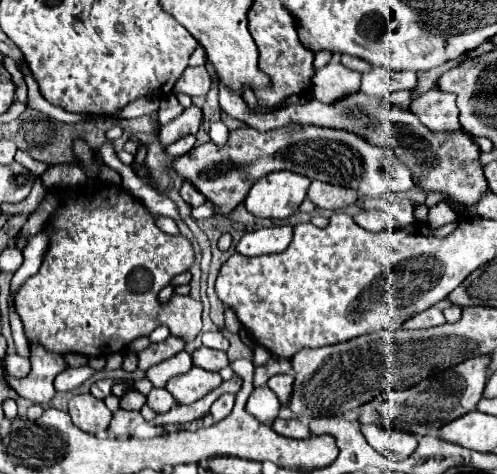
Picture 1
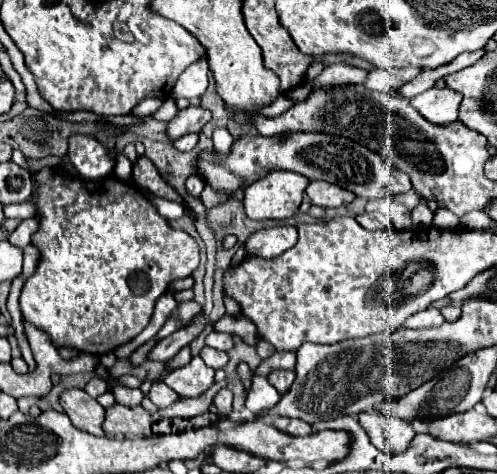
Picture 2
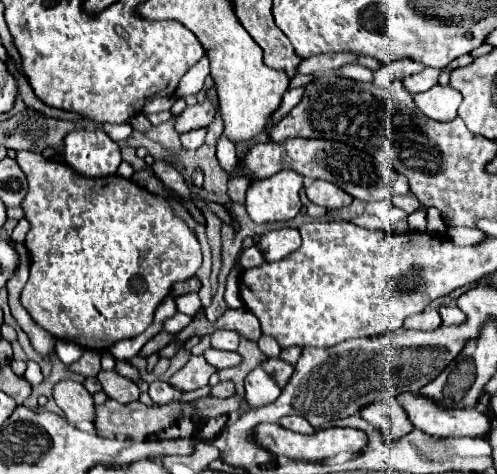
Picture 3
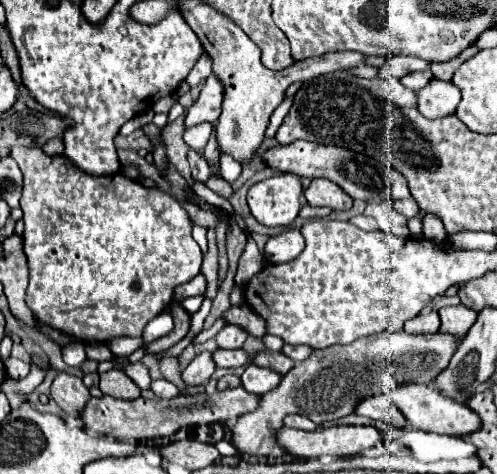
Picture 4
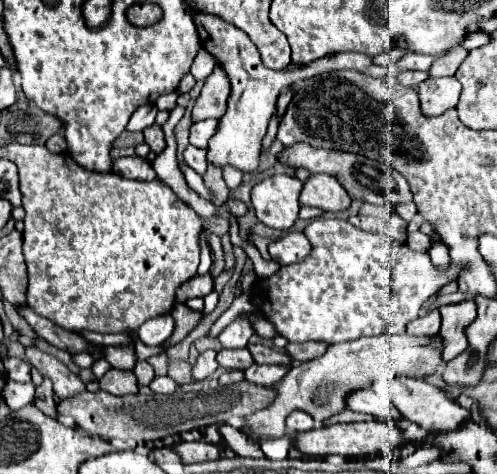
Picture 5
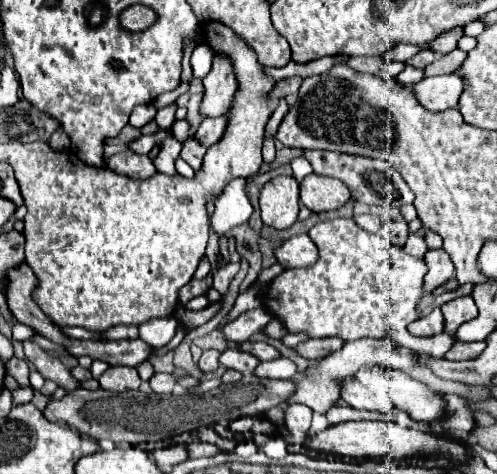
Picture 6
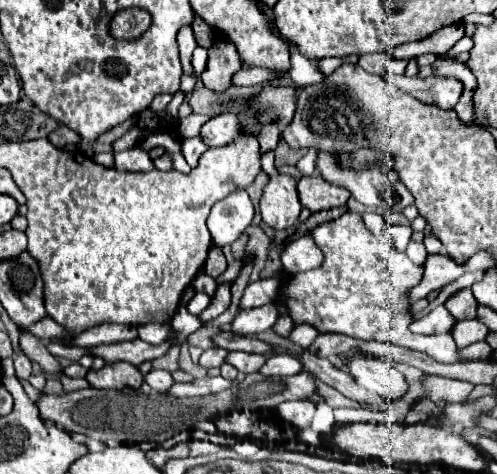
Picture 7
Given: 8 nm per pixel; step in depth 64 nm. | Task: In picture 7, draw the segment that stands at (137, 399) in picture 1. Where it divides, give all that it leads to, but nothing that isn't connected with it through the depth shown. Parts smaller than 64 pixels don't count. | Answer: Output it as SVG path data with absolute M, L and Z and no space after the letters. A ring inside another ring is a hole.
M124 362L122 364L106 364L98 372L90 370L86 378L96 388L114 388L114 390L140 388L140 384L144 382L138 368L132 364L124 364Z

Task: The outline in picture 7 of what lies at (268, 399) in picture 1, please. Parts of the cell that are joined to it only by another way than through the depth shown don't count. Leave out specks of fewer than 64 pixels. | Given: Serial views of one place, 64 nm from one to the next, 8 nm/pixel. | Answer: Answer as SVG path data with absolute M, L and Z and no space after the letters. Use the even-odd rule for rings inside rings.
M274 354L268 356L264 366L260 368L260 374L264 376L294 376L300 372L300 362L288 354Z

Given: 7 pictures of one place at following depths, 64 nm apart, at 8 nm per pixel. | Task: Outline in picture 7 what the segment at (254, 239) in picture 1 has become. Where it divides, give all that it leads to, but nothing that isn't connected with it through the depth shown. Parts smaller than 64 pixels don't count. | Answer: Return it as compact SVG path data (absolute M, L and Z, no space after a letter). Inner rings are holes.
M300 236L292 242L288 242L280 254L282 266L288 274L292 272L304 272L320 266L324 262L324 256L320 248L314 244L312 236Z

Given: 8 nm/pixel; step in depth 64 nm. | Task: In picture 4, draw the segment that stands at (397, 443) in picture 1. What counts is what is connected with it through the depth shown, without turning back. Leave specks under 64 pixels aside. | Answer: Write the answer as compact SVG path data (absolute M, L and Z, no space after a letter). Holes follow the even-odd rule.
M382 394L380 396L370 396L370 398L362 400L356 406L356 414L372 418L372 420L382 420L390 428L396 428L396 430L408 426L404 414L398 410L398 406L394 404L394 400L388 398L388 396L382 396Z

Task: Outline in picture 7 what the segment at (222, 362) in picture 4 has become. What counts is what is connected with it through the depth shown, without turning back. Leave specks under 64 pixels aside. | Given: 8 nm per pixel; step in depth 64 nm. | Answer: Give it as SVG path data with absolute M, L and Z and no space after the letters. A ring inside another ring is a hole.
M228 352L224 362L238 368L238 372L242 374L250 374L250 372L258 372L260 366L266 362L266 358L256 354L246 354L246 352Z

